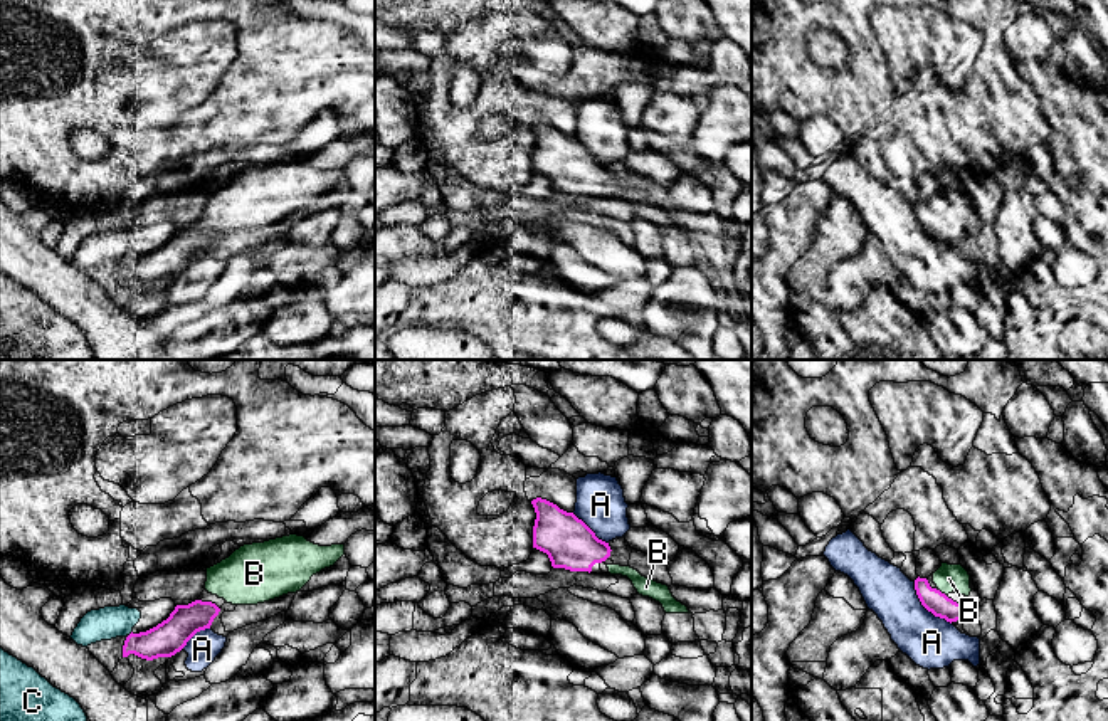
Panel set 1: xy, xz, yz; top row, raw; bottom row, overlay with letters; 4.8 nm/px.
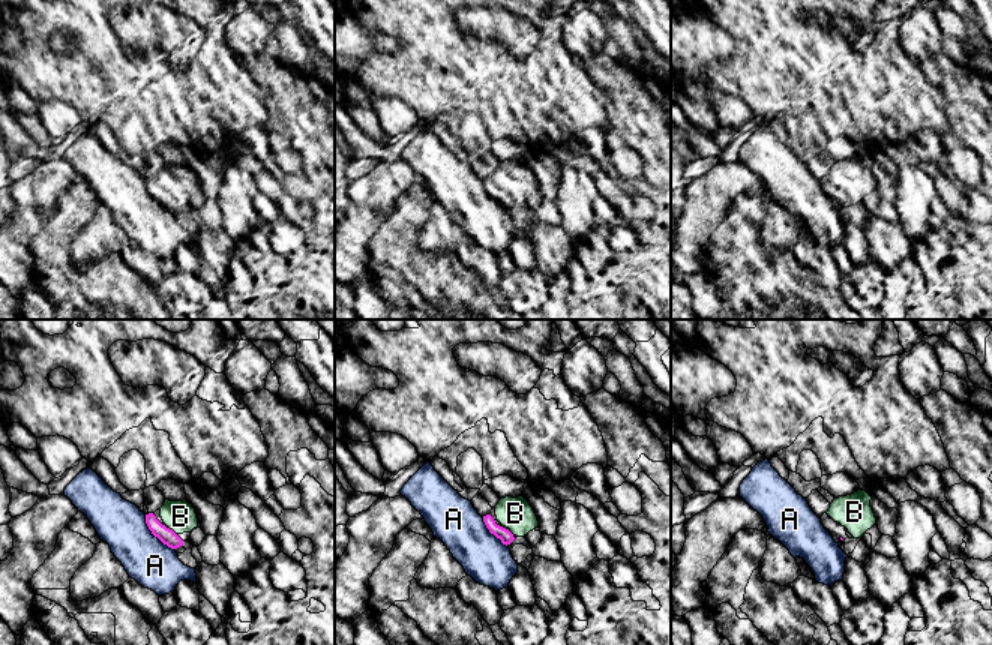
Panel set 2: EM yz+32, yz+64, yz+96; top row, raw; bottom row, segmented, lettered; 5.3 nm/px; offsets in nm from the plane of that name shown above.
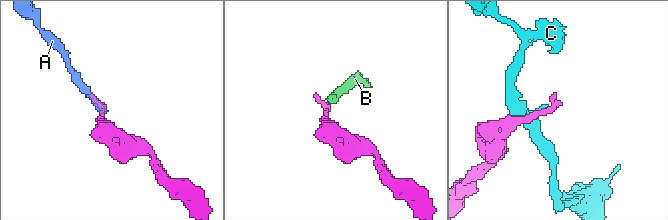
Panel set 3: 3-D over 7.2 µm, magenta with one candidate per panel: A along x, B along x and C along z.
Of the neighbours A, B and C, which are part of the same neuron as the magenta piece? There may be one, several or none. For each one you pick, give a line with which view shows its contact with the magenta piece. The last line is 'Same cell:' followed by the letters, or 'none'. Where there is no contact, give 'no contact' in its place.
B: meets magenta in yz
Same cell: B

